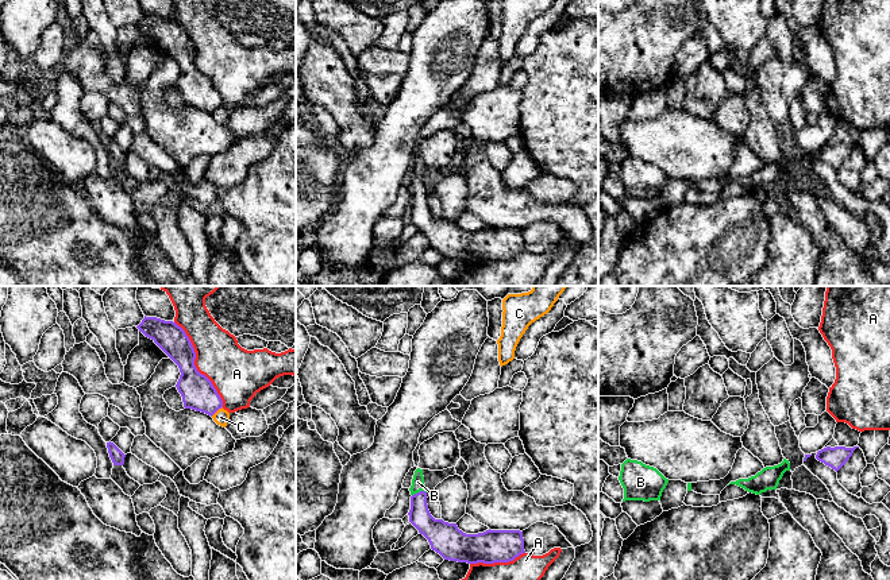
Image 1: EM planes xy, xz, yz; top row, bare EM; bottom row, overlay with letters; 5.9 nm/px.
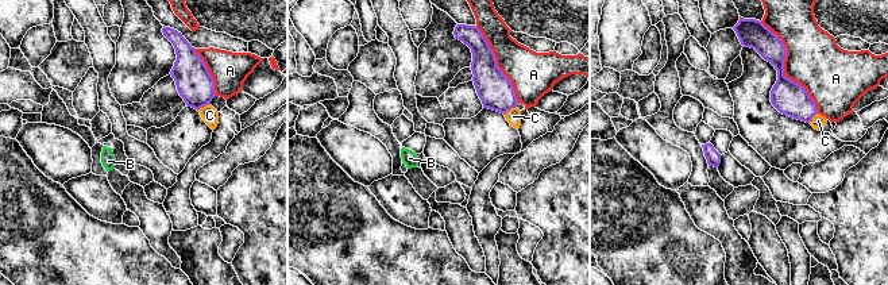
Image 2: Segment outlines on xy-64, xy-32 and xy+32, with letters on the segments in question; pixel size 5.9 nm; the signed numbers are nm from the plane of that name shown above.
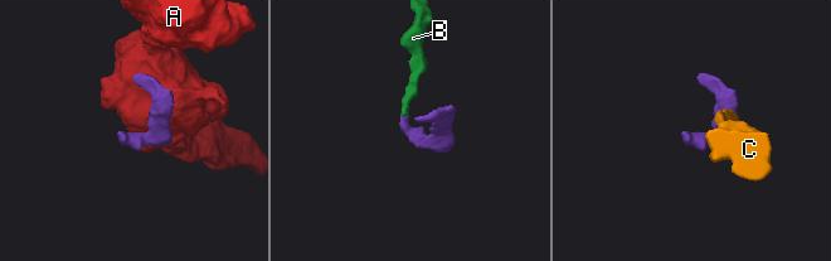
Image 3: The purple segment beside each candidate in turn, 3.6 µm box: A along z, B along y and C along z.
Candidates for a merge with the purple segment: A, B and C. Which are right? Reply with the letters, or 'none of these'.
B

